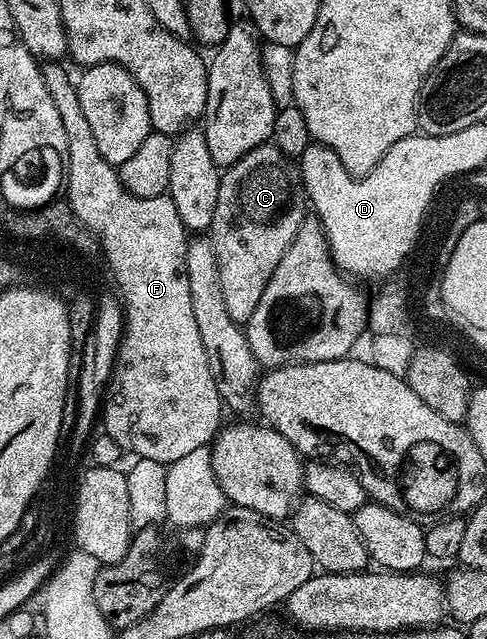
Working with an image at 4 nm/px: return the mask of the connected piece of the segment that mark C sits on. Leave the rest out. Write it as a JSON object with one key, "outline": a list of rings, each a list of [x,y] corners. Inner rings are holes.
{"outline":[[[272,144],[257,146],[248,156],[236,160],[236,164],[225,167],[220,177],[220,192],[216,196],[216,212],[212,216],[208,236],[216,248],[216,264],[220,268],[220,292],[224,292],[224,304],[228,304],[228,316],[239,324],[244,324],[256,312],[276,264],[288,252],[292,240],[302,223],[308,218],[308,199],[301,181],[293,173],[291,159]]]}

